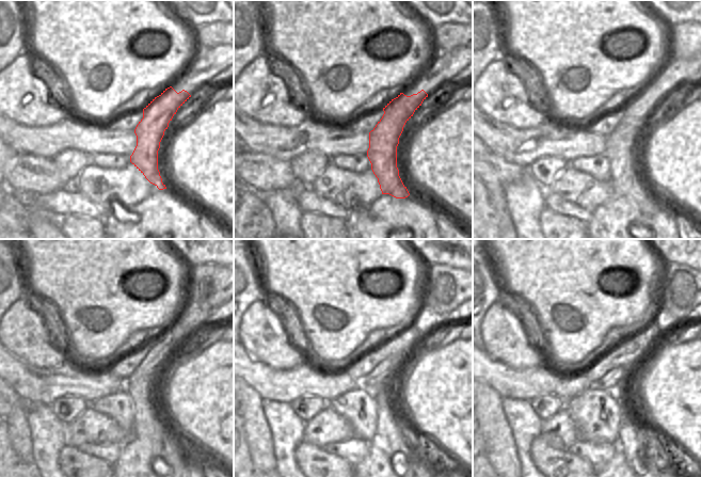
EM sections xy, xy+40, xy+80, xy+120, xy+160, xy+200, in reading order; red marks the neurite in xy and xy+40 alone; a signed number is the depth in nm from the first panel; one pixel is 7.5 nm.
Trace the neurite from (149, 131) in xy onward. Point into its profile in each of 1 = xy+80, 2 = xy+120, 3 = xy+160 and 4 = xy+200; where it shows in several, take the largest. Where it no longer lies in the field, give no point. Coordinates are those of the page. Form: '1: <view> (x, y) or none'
1: xy+80 (620, 143)
2: xy+120 (147, 426)
3: xy+160 (389, 433)
4: xy+200 (630, 434)

